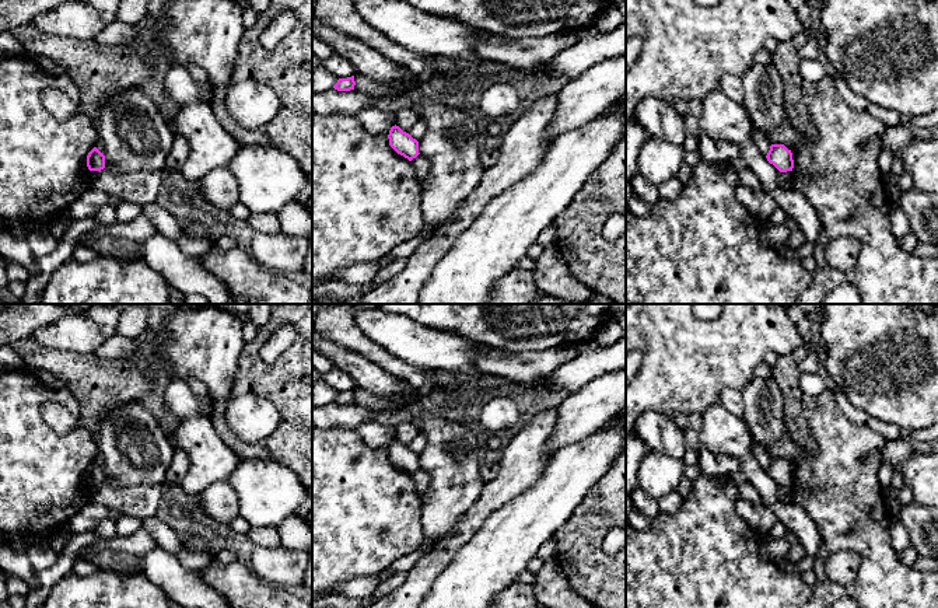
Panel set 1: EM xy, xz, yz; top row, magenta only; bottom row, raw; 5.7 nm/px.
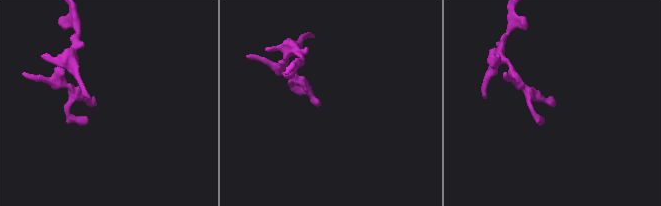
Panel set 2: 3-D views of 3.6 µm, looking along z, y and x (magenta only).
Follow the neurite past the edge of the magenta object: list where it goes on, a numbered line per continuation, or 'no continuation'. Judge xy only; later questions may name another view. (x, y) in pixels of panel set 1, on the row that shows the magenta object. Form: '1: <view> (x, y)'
no continuation

